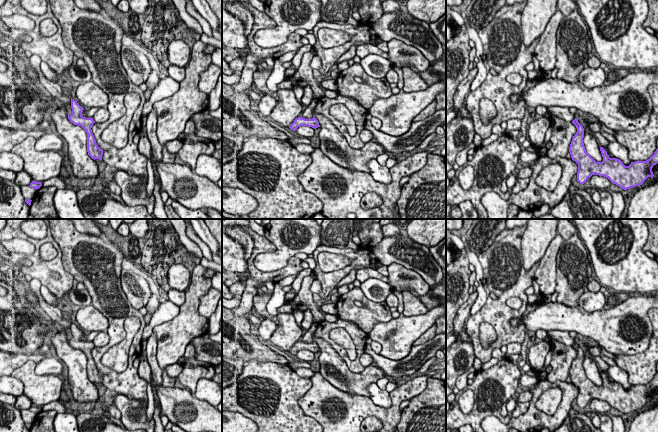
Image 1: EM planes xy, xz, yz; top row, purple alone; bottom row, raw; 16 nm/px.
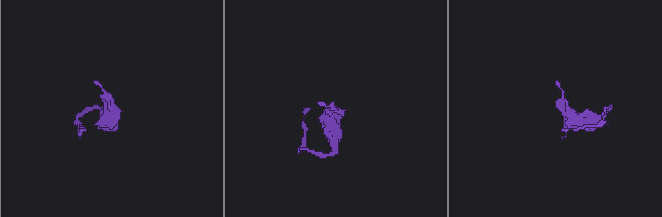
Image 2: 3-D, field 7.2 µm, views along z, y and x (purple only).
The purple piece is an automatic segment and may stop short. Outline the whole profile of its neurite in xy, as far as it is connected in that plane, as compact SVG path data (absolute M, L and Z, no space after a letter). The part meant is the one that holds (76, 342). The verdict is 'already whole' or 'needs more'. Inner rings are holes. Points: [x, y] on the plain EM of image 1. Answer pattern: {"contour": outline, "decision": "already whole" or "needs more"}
{"contour": "M71 322L72 338L68 339L68 343L74 349L81 350L87 357L87 376L92 383L102 384L103 374L100 373L96 367L92 357L92 350L95 347L93 342L86 342L82 340L84 332L80 330L76 324Z", "decision": "already whole"}

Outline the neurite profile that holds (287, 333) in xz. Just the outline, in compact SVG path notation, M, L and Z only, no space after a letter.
M278 313L279 324L272 333L270 341L285 351L289 351L302 335L302 329L296 323L293 314Z

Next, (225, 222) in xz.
M222 219L222 226L233 224L249 226L249 221L247 219Z

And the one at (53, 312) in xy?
M32 278L29 282L29 289L37 298L39 307L45 311L45 313L51 318L51 321L60 324L65 330L71 329L71 322L63 317L61 310L56 306L48 304L43 299L40 288L41 282L38 279Z

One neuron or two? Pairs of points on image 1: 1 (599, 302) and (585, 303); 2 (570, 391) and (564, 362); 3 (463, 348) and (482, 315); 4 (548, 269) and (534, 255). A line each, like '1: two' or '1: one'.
1: one
2: two
3: two
4: two

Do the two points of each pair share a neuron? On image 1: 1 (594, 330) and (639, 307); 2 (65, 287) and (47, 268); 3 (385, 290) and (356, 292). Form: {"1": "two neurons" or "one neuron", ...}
{"1": "one neuron", "2": "one neuron", "3": "two neurons"}

